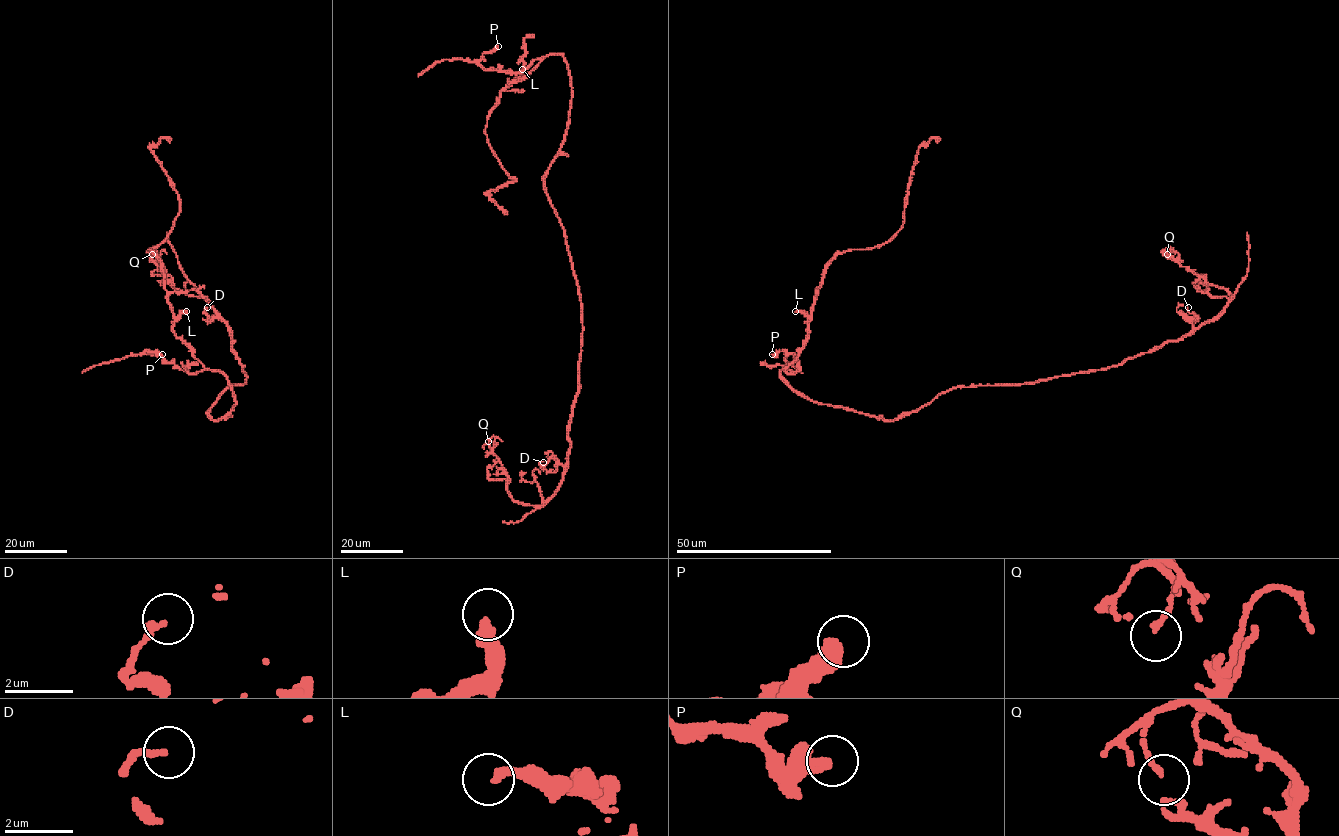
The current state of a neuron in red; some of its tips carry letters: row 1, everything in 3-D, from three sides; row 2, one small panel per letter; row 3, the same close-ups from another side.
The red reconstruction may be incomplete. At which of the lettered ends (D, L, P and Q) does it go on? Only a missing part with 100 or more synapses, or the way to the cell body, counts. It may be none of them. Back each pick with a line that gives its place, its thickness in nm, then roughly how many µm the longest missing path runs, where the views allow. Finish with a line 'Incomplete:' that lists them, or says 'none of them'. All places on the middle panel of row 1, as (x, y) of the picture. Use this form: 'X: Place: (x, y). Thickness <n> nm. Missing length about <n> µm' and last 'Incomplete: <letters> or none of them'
Incomplete: none of them

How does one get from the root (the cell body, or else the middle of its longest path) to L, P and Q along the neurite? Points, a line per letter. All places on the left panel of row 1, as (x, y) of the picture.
L: (211, 418), (217, 420), (232, 410), (234, 393), (225, 375), (206, 368), (175, 335), (172, 324), (186, 311)
P: (211, 418), (217, 420), (236, 404), (232, 386), (226, 375), (209, 369), (188, 373), (143, 352), (162, 354)
Q: (211, 418), (218, 396), (246, 382), (232, 332), (204, 298), (175, 289), (153, 260), (153, 247), (152, 254)

